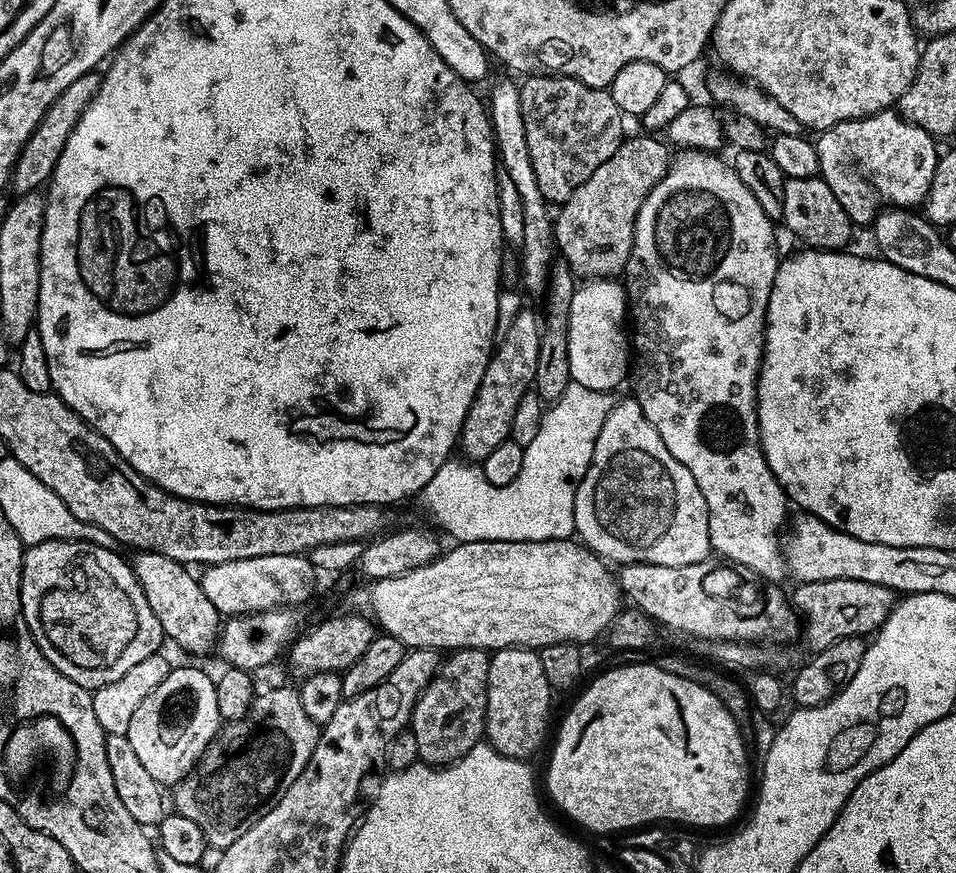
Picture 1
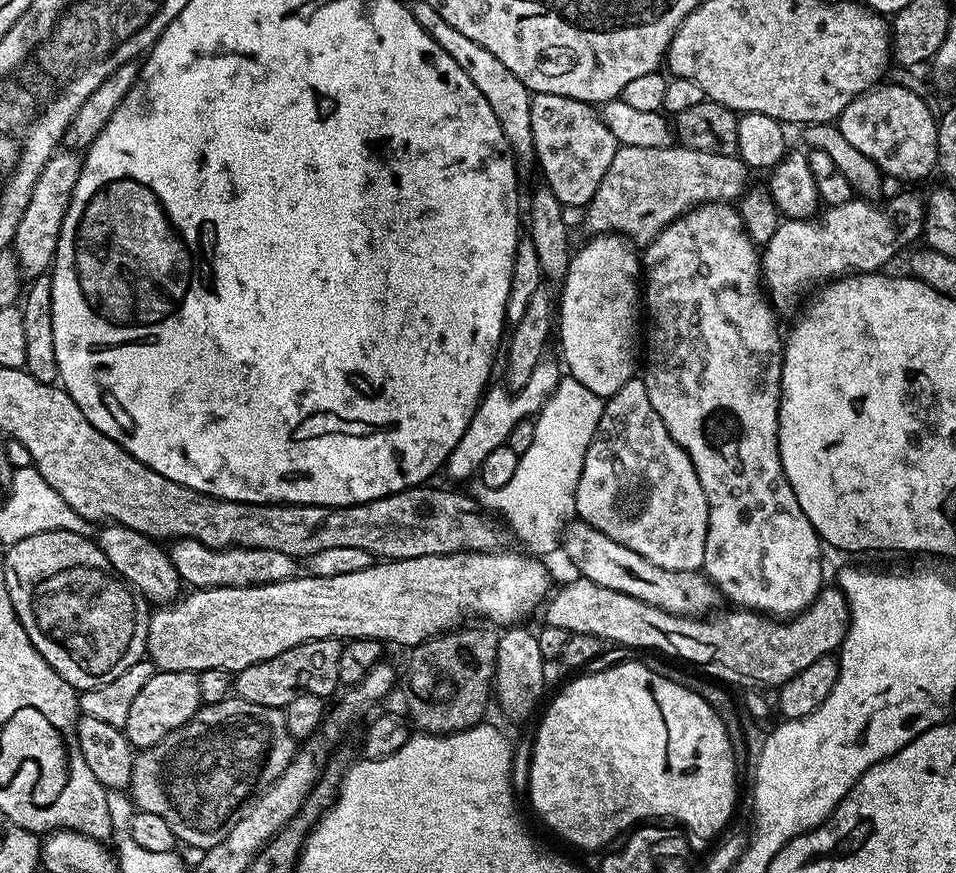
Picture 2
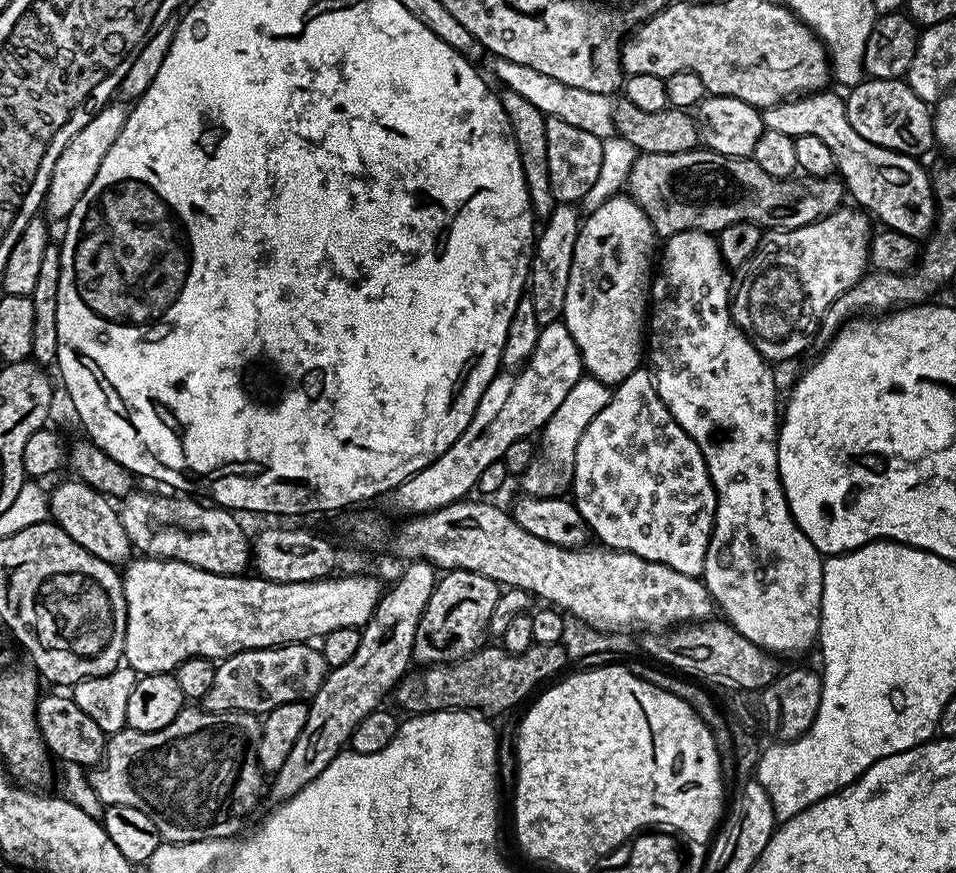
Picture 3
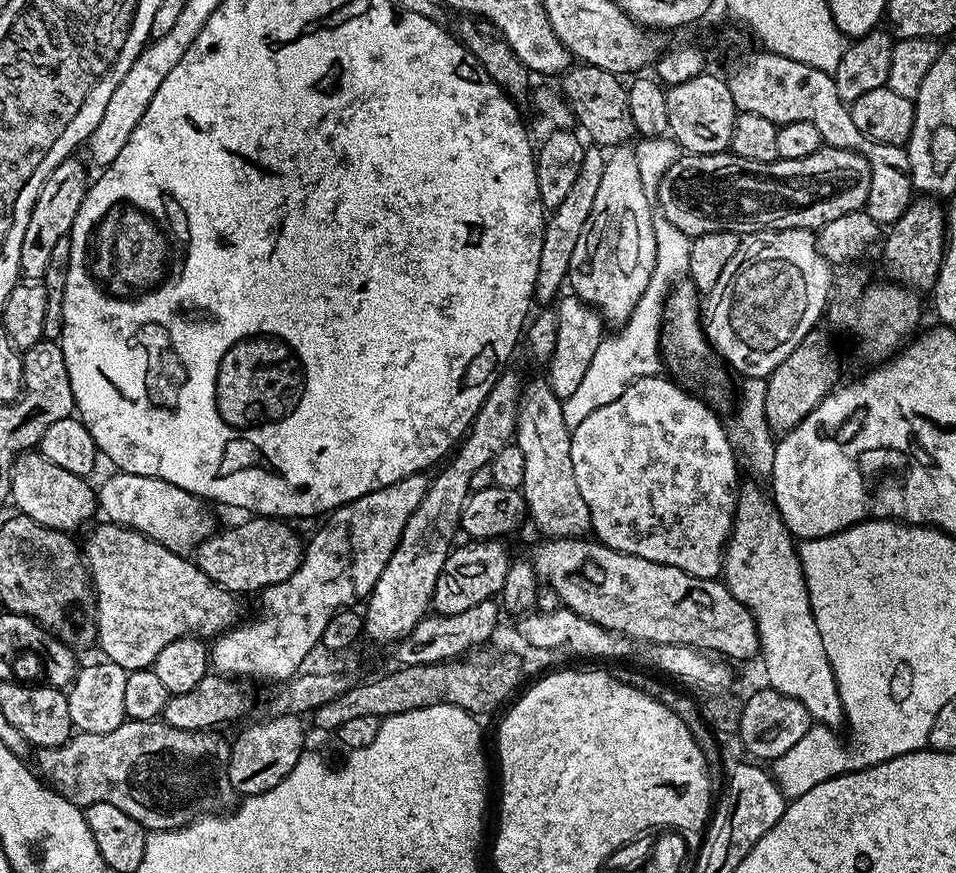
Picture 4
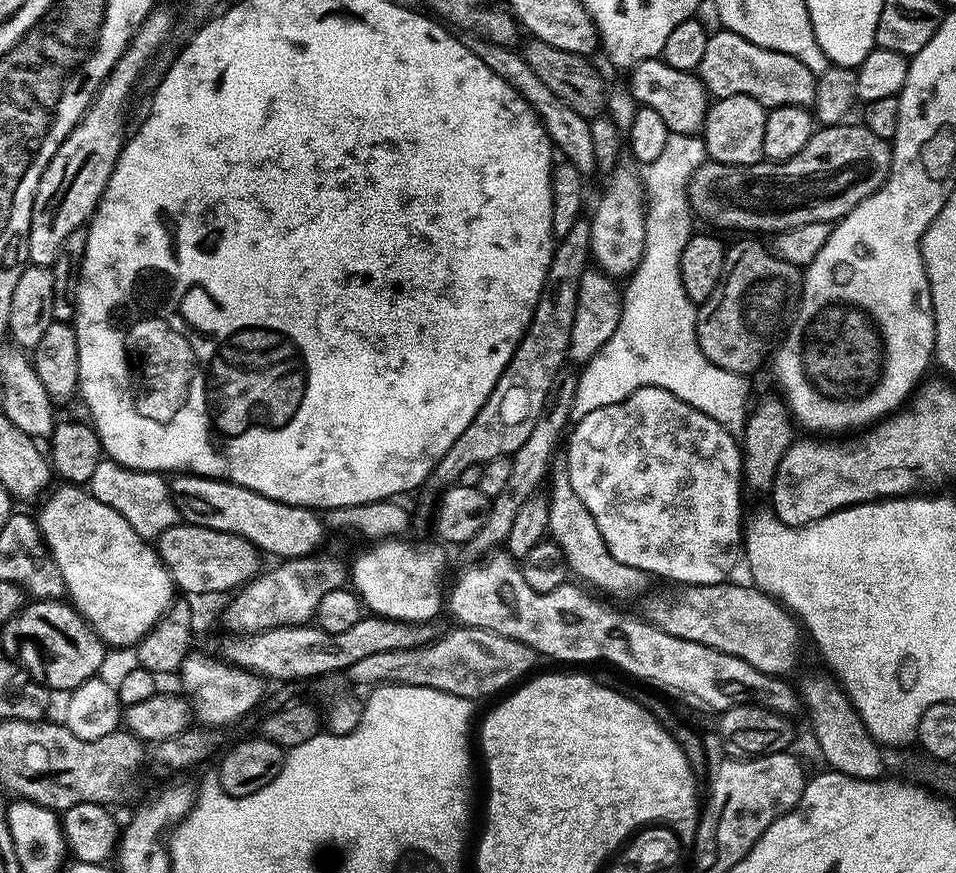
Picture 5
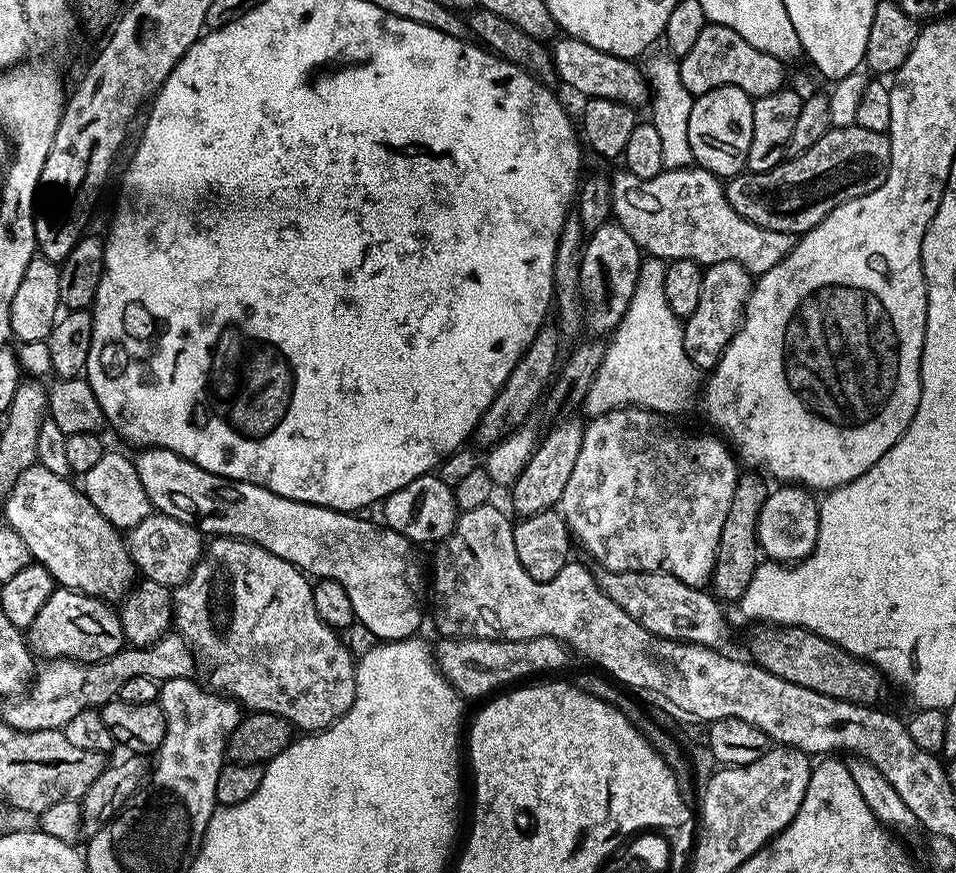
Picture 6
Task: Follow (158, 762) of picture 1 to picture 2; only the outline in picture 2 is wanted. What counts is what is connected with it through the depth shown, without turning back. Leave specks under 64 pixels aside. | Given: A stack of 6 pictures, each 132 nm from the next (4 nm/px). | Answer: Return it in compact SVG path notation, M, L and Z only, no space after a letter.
M157 670L150 678L150 682L146 682L146 686L142 686L138 698L134 698L134 702L130 706L130 718L126 718L126 726L122 731L133 749L143 750L162 742L162 738L166 738L166 734L178 730L183 724L188 723L201 707L197 673Z

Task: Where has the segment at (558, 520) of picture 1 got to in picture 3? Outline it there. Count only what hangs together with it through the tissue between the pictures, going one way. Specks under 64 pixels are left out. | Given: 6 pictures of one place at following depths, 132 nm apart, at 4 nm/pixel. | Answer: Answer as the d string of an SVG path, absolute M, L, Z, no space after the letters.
M585 375L574 386L574 390L570 390L570 394L566 394L564 401L558 405L558 410L554 410L554 414L545 422L542 435L538 440L542 460L544 456L544 468L533 466L527 468L522 474L523 491L527 495L558 496L571 485L578 442L581 440L586 426L590 426L590 422L603 410L606 402L612 400L612 393L613 389L609 385L604 384L601 380L595 380L593 376Z

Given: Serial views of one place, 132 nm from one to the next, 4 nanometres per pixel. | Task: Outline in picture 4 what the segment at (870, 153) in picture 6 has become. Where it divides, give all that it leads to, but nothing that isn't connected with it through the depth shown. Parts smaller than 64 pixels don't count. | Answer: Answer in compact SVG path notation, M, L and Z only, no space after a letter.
M821 146L810 158L778 159L773 164L750 162L728 150L705 156L684 154L660 179L655 199L659 215L693 237L718 230L741 234L791 228L819 230L842 214L861 211L869 194L870 162L864 155Z

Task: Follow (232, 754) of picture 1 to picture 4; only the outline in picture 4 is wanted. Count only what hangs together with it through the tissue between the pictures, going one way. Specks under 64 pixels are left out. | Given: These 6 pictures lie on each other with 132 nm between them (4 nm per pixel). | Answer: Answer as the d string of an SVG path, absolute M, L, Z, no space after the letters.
M160 718L125 719L124 724L118 726L118 730L110 730L110 734L76 732L64 745L39 749L38 772L60 795L81 809L89 808L94 802L110 802L110 806L118 806L118 810L130 814L144 829L169 832L172 828L184 828L201 816L223 813L229 807L228 796L231 797L233 791L228 777L228 759L232 750L229 737L220 734L216 730L174 730L174 726Z

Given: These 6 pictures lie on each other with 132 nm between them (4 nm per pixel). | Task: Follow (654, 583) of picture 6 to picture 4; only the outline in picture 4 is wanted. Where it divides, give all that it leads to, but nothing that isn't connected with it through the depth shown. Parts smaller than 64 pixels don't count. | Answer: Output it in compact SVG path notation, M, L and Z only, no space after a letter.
M543 375L533 380L525 379L520 389L520 409L516 415L514 442L526 457L526 478L524 479L524 502L527 515L542 531L545 537L585 535L592 527L590 506L578 491L574 479L574 462L570 462L572 429L562 414L562 402L554 394L551 384Z

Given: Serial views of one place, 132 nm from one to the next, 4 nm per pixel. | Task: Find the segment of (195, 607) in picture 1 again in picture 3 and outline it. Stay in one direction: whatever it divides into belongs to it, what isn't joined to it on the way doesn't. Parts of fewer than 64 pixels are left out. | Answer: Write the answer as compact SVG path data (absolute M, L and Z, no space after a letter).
M69 478L62 481L56 489L51 489L48 507L54 523L62 530L66 530L66 534L70 534L70 538L74 538L74 542L78 542L82 550L94 554L94 558L102 558L102 562L107 564L127 565L134 549L122 526L117 505L103 492L90 487L83 480Z

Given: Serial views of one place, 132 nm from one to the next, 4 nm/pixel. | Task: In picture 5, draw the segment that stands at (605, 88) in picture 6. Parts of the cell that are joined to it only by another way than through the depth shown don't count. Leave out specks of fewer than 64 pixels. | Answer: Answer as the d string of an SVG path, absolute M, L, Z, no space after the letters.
M645 57L633 65L630 72L630 92L635 103L656 110L666 122L669 133L695 135L703 129L710 97L707 88L695 73L675 70L657 57Z

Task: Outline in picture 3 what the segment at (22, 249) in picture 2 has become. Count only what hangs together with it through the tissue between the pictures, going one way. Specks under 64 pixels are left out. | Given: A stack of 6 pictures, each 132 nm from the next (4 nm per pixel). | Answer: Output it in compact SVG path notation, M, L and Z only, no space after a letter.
M109 102L100 109L70 142L66 142L66 150L58 154L58 162L54 162L54 170L50 174L48 183L48 193L44 196L42 205L43 211L49 212L54 219L59 222L67 221L68 215L78 206L78 198L90 190L90 182L94 182L94 174L98 174L98 166L102 166L102 158L106 158L106 153L110 151L110 146L114 146L114 138L122 134L122 126L126 122L129 109L120 102Z

